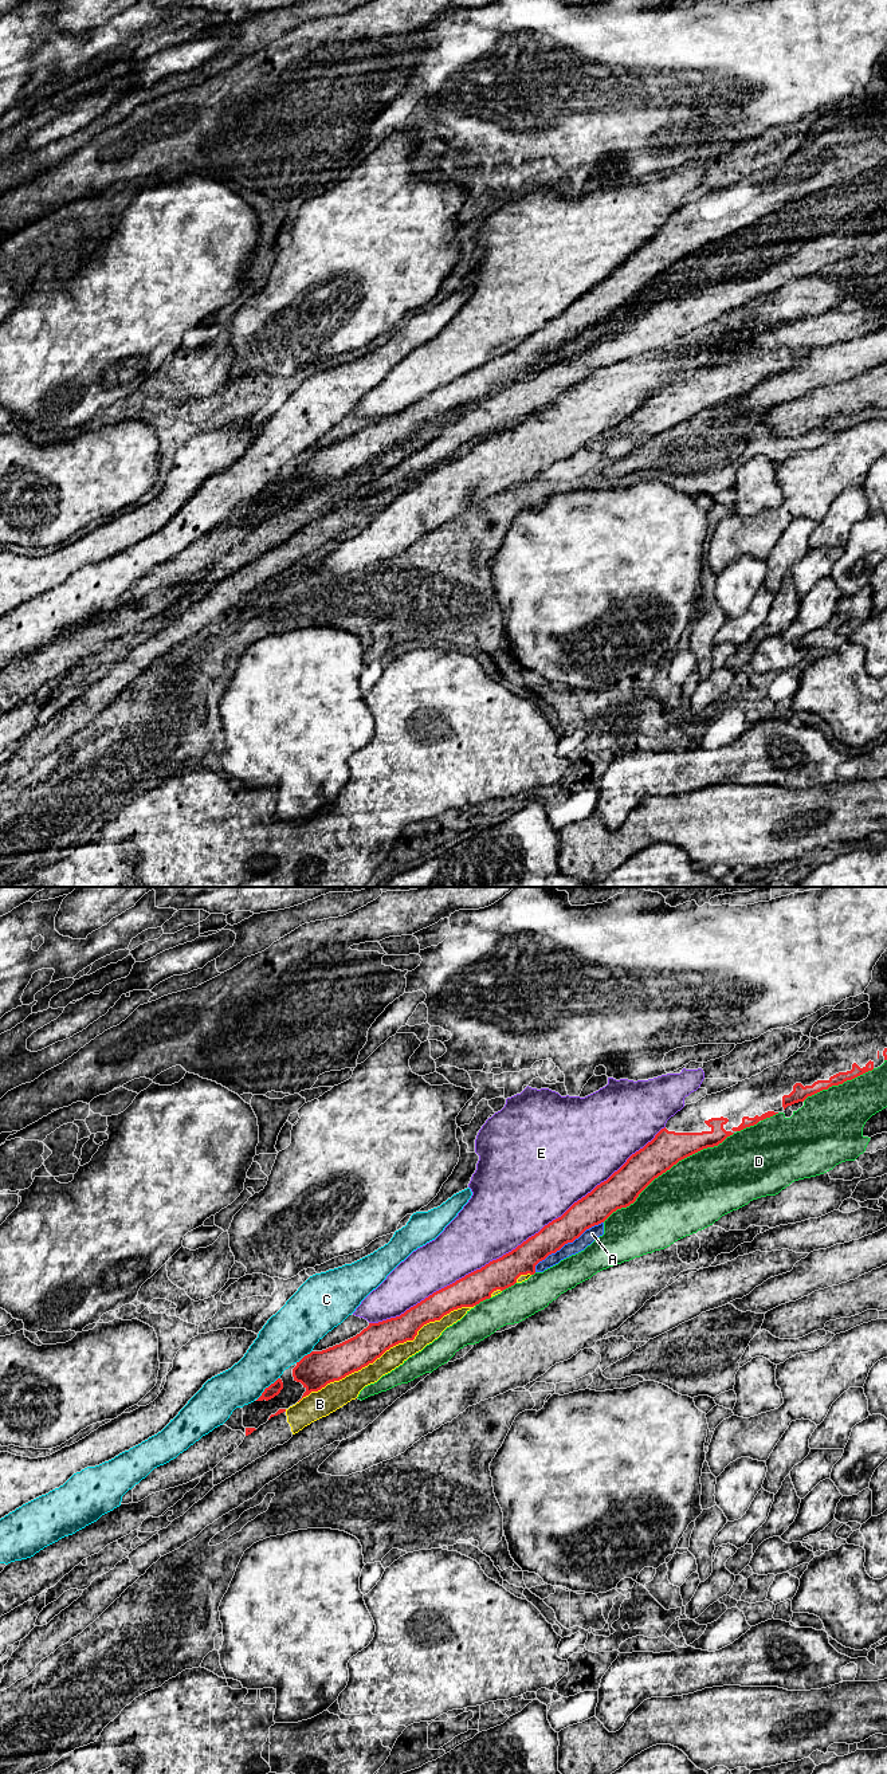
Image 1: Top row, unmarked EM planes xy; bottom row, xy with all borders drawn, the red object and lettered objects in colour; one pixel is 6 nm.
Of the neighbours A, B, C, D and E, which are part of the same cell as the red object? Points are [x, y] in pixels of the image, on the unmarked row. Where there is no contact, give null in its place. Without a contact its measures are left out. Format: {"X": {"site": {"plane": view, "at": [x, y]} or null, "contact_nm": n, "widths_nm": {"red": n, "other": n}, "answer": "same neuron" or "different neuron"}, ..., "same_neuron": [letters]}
{"A": {"site": {"plane": "xy", "at": [566, 341]}, "contact_nm": 500, "widths_nm": {"red": 180, "other": 80}, "answer": "different neuron"}, "B": {"site": {"plane": "xy", "at": [387, 447]}, "contact_nm": 1200, "widths_nm": {"red": 190, "other": 120}, "answer": "different neuron"}, "C": {"site": {"plane": "xy", "at": [266, 486]}, "contact_nm": 200, "widths_nm": {"red": 80, "other": 280}, "answer": "different neuron"}, "D": {"site": {"plane": "xy", "at": [667, 267]}, "contact_nm": 950, "widths_nm": {"red": 200, "other": 420}, "answer": "different neuron"}, "E": {"site": {"plane": "xy", "at": [518, 344]}, "contact_nm": 2100, "widths_nm": {"red": 190, "other": 460}, "answer": "different neuron"}, "same_neuron": []}

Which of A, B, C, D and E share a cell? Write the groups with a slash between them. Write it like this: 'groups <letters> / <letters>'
groups A B / C / D / E

